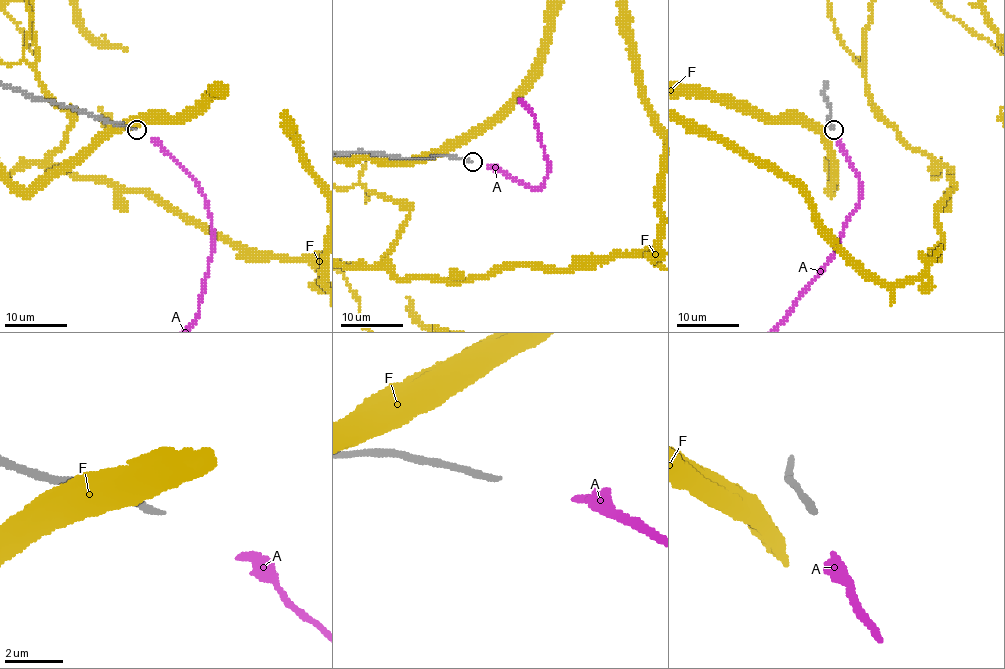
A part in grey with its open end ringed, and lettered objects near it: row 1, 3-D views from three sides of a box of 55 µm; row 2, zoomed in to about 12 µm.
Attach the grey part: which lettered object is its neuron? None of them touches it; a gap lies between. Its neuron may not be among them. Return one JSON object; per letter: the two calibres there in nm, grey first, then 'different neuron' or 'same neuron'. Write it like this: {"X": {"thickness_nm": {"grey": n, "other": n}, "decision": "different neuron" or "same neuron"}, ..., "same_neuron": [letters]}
{"A": {"thickness_nm": {"grey": 200, "other": 300}, "decision": "same neuron"}, "F": {"thickness_nm": {"grey": 200, "other": 800}, "decision": "different neuron"}, "same_neuron": ["A"]}

